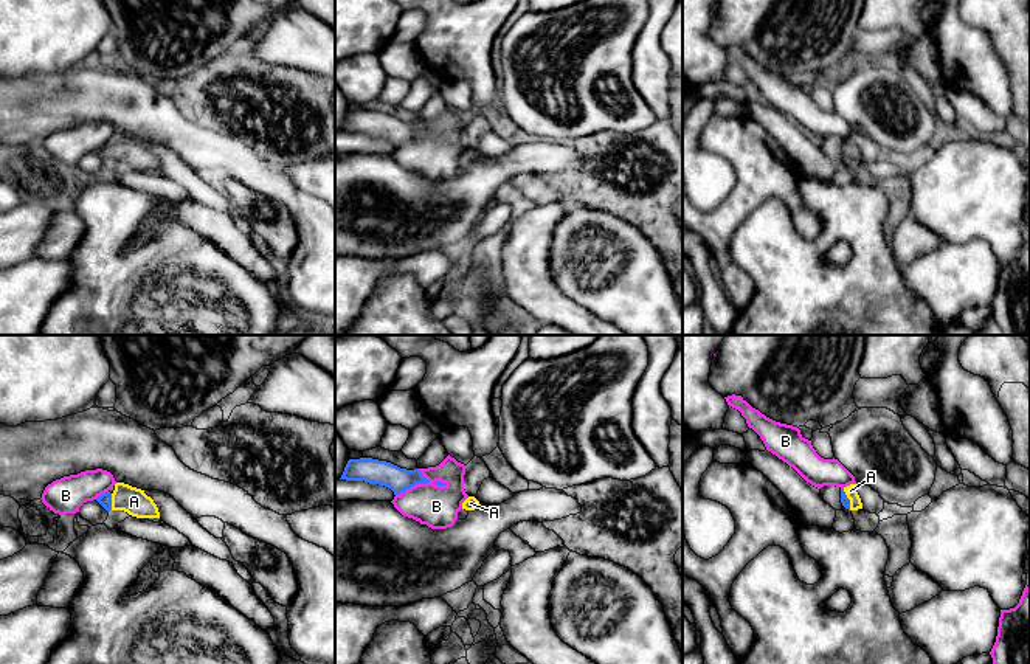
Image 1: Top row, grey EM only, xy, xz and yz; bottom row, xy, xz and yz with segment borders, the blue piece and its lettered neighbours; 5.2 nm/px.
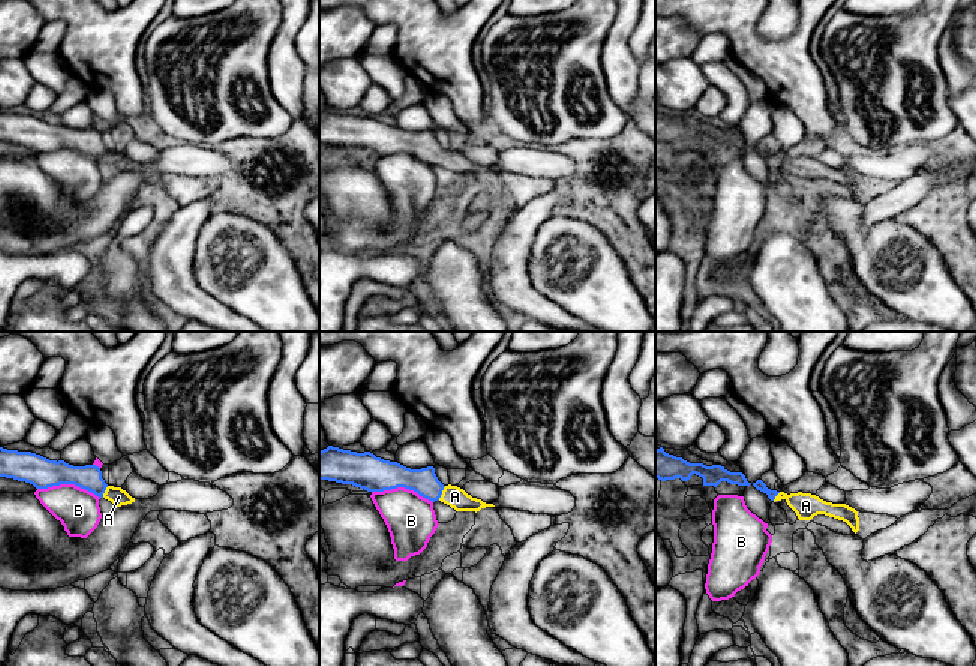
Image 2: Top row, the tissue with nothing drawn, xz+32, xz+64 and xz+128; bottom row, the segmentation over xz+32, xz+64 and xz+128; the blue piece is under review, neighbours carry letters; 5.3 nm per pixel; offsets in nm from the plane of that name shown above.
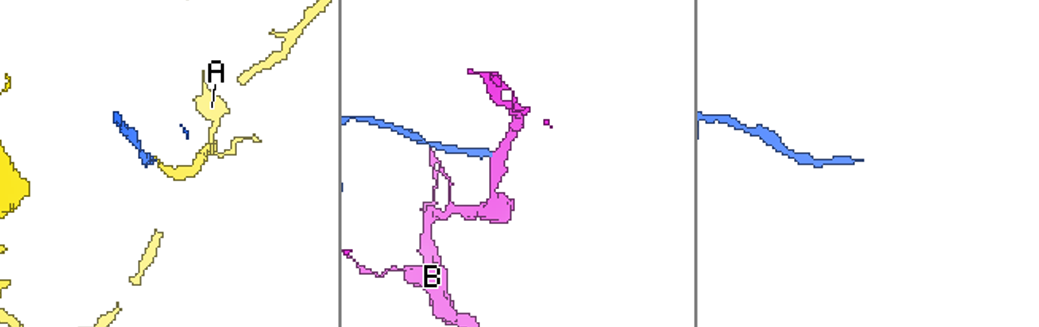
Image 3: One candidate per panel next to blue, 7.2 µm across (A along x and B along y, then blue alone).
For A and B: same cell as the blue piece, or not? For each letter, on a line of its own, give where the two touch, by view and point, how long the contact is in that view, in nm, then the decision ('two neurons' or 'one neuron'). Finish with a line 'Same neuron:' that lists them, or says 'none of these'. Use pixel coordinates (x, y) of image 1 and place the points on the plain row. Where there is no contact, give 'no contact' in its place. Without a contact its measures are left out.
A: meets blue in xy at (110, 154); contact 90 nm long; one neuron
B: meets blue in xz at (421, 135); contact 280 nm long; two neurons
Same neuron: A

